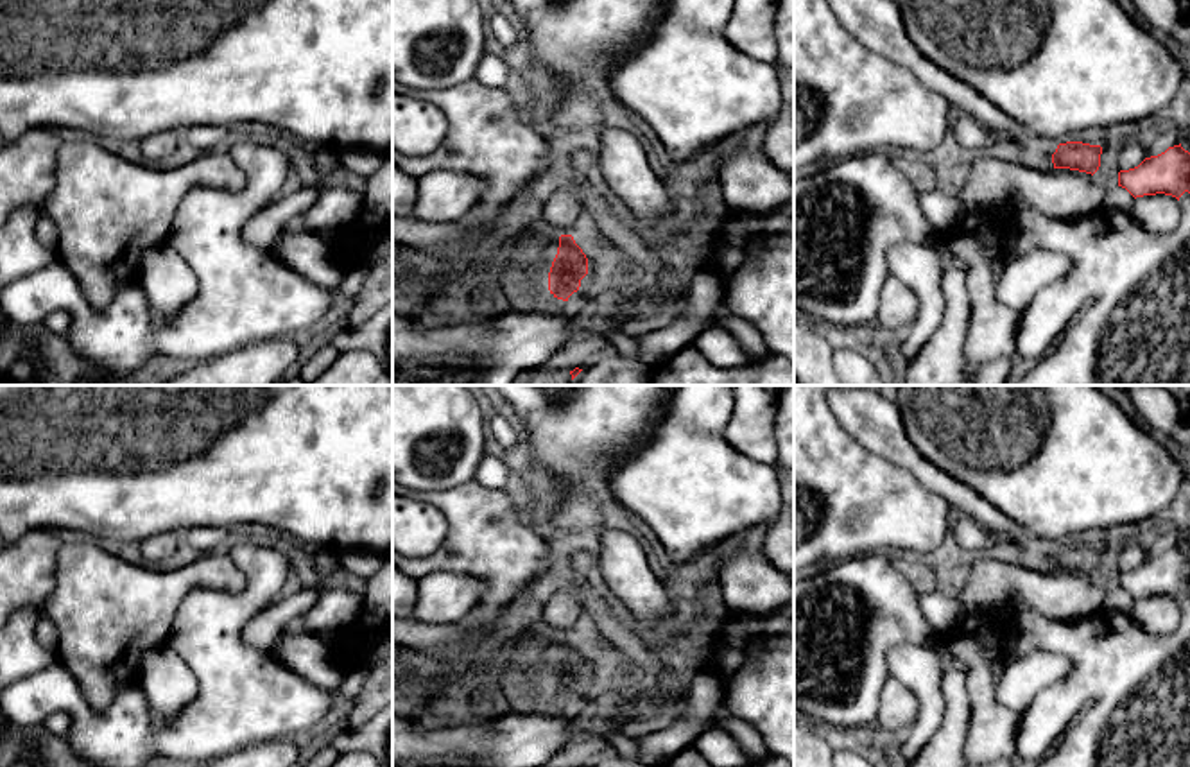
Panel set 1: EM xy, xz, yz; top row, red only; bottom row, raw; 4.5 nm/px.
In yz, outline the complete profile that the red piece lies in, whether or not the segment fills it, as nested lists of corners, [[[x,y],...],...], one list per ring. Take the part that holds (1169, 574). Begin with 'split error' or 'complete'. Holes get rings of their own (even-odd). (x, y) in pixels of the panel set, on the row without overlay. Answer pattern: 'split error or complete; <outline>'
complete; [[[1179,545],[1145,559],[1138,568],[1118,573],[1118,588],[1134,600],[1165,595],[1179,602],[1185,593],[1190,595],[1190,554]]]

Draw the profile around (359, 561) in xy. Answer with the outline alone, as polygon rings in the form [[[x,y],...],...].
[[[364,548],[339,550],[337,557],[344,570],[364,581],[373,577],[384,563],[384,556],[367,552]]]

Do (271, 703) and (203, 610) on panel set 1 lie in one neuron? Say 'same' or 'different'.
same

